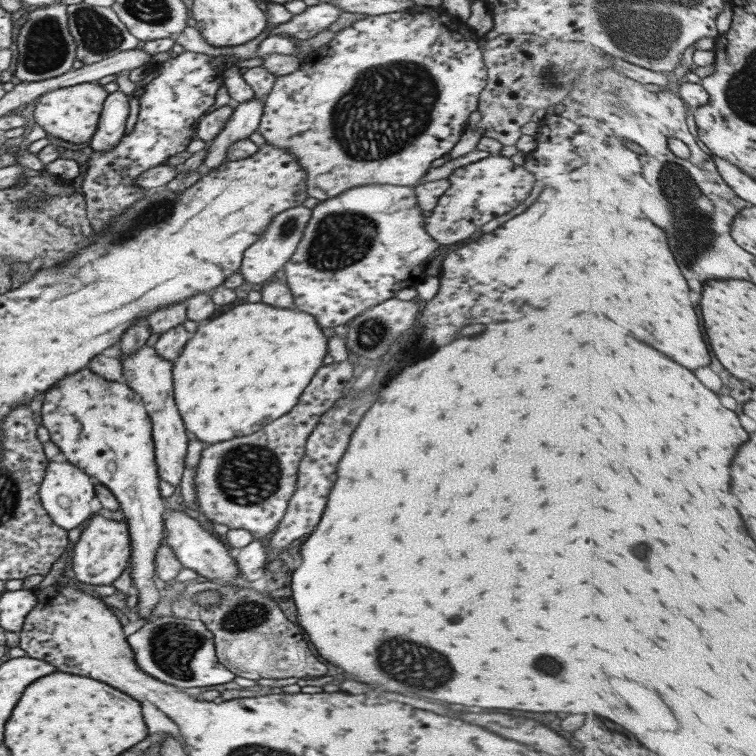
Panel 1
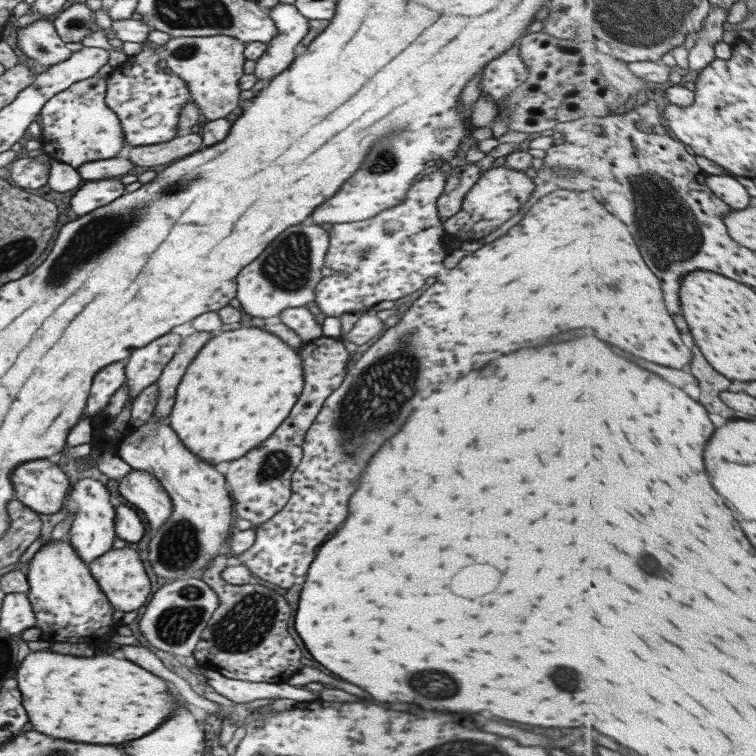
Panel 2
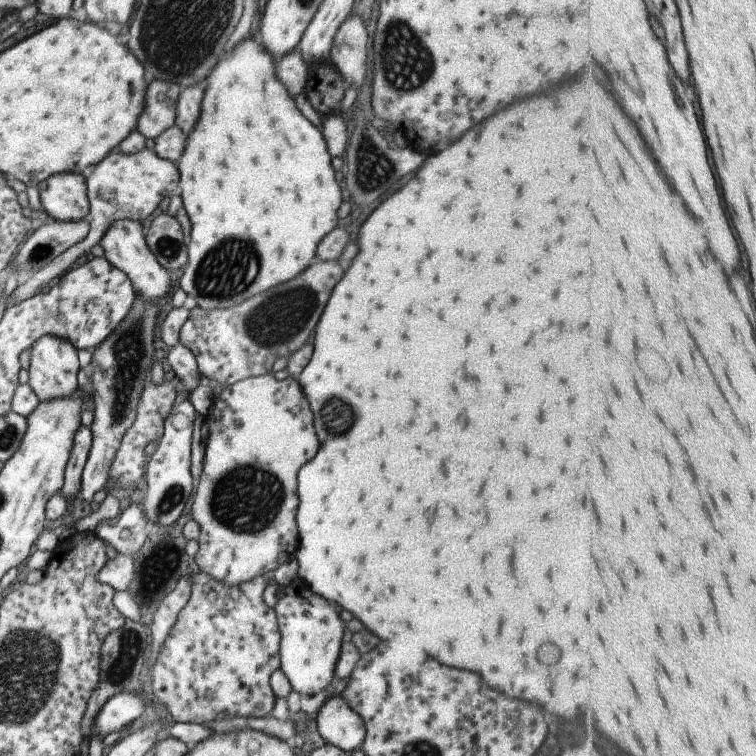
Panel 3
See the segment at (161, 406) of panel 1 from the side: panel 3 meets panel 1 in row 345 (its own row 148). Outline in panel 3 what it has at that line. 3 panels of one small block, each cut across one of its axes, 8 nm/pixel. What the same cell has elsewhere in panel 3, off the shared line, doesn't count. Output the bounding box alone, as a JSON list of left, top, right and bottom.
[16,148,179,301]

